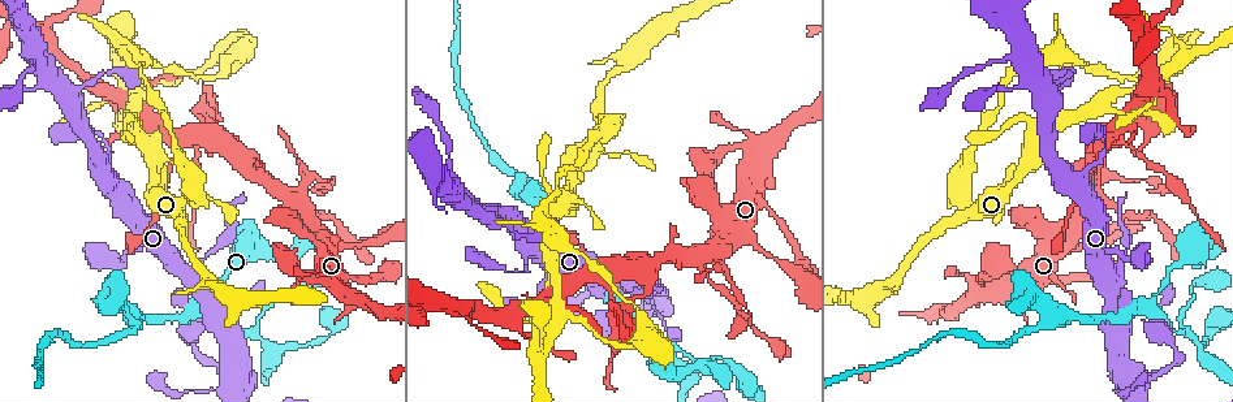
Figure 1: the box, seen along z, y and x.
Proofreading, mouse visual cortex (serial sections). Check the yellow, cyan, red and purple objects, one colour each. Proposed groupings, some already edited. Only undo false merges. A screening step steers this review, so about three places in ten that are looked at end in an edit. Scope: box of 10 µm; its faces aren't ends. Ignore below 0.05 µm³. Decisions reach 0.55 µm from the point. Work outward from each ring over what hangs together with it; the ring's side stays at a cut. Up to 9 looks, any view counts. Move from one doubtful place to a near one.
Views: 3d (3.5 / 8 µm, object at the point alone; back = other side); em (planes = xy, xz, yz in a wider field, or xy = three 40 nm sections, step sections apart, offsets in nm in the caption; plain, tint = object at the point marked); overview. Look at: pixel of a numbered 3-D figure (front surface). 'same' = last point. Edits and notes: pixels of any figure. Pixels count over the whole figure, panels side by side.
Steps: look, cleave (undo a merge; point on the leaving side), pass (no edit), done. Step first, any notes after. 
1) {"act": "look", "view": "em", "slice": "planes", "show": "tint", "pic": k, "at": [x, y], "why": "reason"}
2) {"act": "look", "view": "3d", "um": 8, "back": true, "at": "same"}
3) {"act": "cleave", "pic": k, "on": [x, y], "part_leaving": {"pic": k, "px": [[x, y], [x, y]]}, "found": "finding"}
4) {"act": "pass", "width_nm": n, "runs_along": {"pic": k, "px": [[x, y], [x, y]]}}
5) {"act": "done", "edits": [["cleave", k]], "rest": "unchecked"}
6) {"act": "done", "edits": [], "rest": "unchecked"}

{"act": "look", "view": "3d", "um": 3.5, "pic": 1, "at": [701, 259], "why": "four-way junction"}

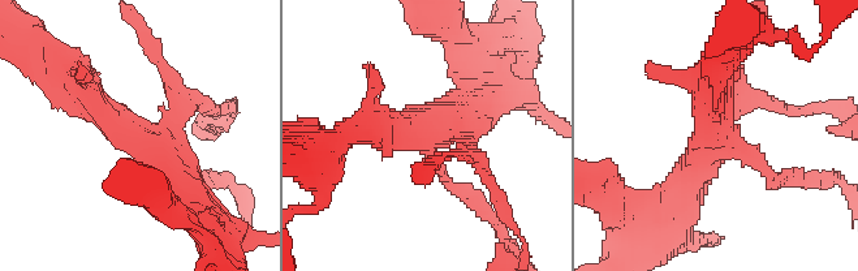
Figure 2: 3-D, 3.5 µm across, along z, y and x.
{"act": "look", "view": "em", "slice": "xy", "step": 5, "show": "tint", "pic": 2, "at": [141, 138], "why": "now the EM"}

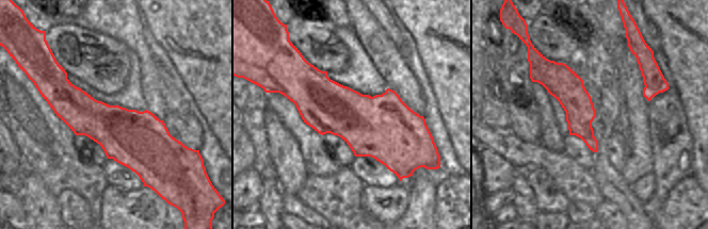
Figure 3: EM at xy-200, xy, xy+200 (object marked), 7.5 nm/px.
{"act": "pass", "found": "all the same cell"}

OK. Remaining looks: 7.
{"act": "look", "view": "3d", "um": 3.5, "back": true, "pic": 1, "at": [183, 140], "why": "small branch off a trunk"}

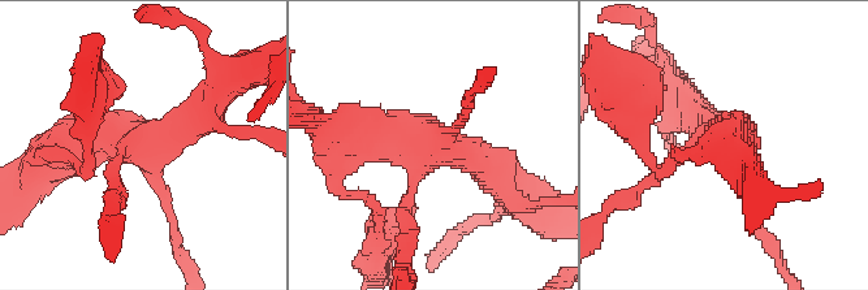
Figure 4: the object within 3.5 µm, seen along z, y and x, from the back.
{"act": "look", "view": "em", "slice": "xy", "step": 3, "show": "tint", "pic": 4, "at": [431, 142], "arms": 4, "arm_widths_nm": [100, 150, 400, 500]}

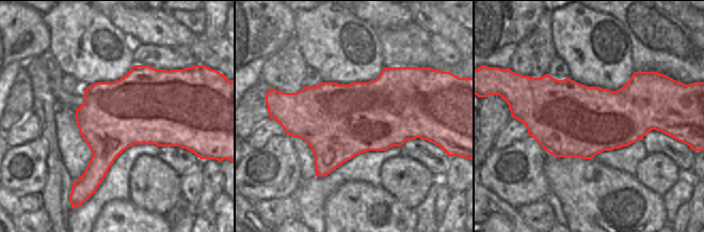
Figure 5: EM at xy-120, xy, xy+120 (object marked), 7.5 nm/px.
{"act": "look", "view": "em", "slice": "xy", "step": 5, "show": "tint", "at": "same"}

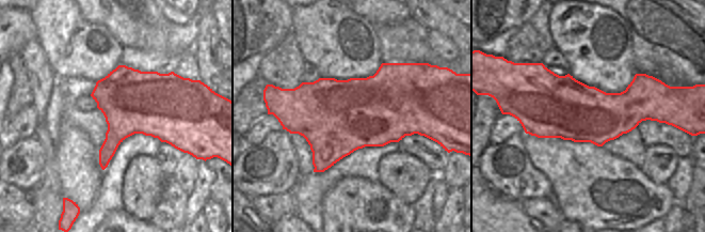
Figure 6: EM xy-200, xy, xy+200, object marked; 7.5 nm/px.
{"act": "pass", "runs_along": {"pic": 4, "px": [[59, 151], [165, 138], [210, 107]]}, "found": "all the same cell"}

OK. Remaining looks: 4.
{"act": "look", "view": "3d", "um": 3.5, "pic": 1, "at": [253, 334], "why": "two arms in line, one across"}

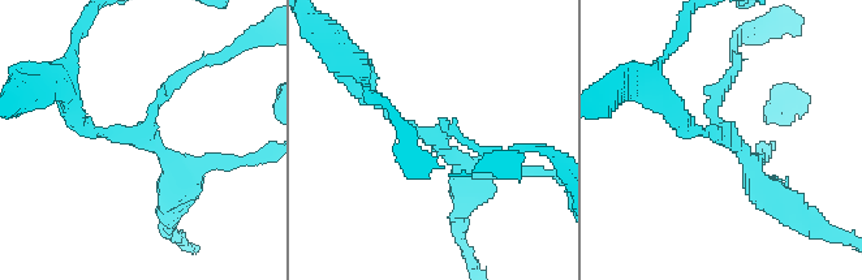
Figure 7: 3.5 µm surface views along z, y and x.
{"act": "look", "view": "em", "slice": "xy", "step": 5, "show": "tint", "pic": 7, "at": [140, 131], "arms": 3, "arm_widths_nm": [150, 200, 250], "why": "shape alone is not enough"}

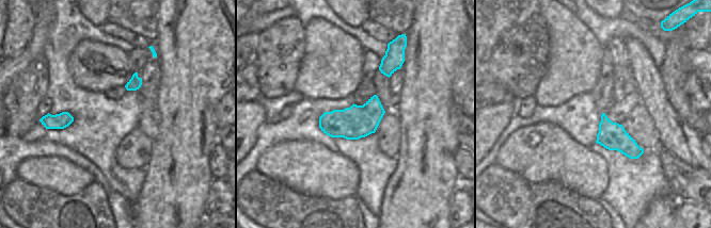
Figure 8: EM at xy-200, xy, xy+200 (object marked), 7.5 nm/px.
{"act": "pass", "runs_along": {"pic": 7, "px": [[363, 87], [468, 168], [496, 171]]}, "found": "all the same cell"}

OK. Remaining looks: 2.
{"act": "done", "edits": [], "rest": "unchecked"}

